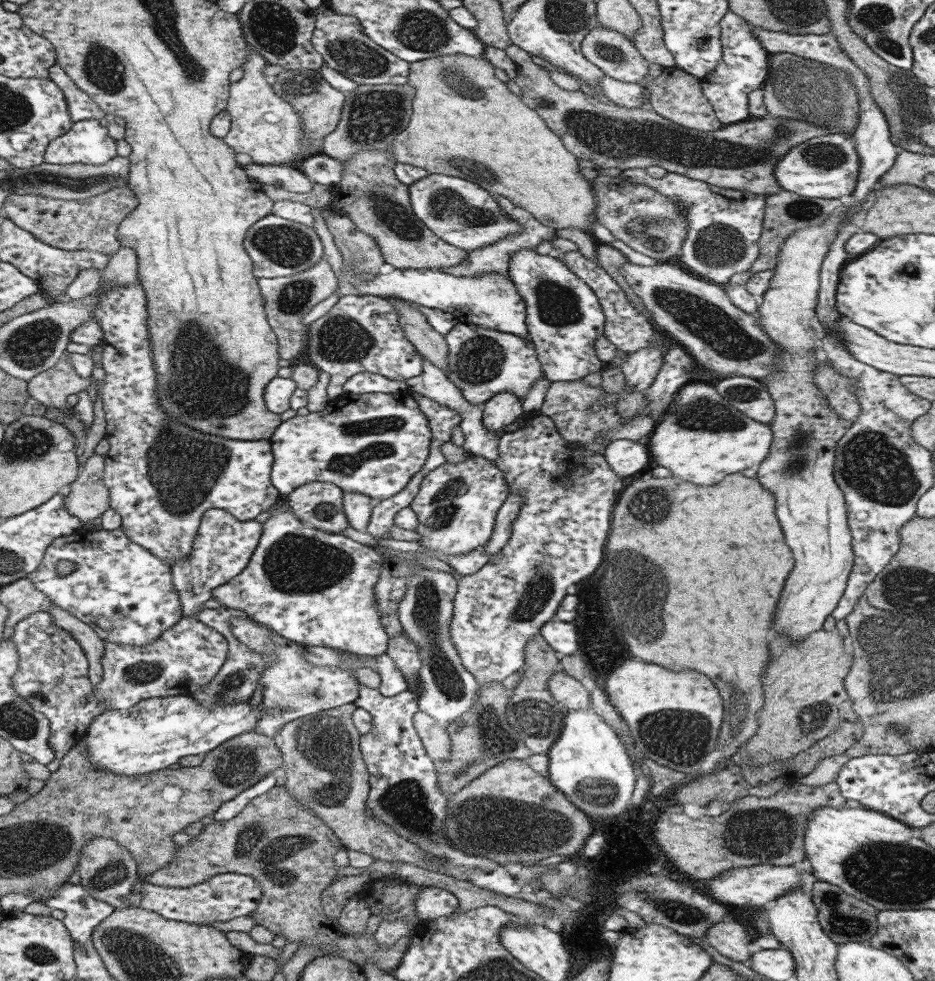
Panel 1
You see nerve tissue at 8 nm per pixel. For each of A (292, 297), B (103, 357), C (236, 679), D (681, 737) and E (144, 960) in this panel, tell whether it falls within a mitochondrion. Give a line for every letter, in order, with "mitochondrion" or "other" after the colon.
A: mitochondrion
B: other
C: mitochondrion
D: mitochondrion
E: mitochondrion

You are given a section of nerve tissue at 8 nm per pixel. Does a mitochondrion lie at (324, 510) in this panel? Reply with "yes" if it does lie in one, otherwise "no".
yes

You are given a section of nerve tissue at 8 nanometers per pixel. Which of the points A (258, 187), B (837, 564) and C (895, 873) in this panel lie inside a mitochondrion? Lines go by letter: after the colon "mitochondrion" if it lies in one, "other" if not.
A: other
B: other
C: mitochondrion

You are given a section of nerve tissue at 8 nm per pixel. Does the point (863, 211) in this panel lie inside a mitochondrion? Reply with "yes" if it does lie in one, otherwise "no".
no

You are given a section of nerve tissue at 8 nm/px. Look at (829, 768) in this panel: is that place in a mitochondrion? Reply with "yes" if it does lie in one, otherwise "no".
no

